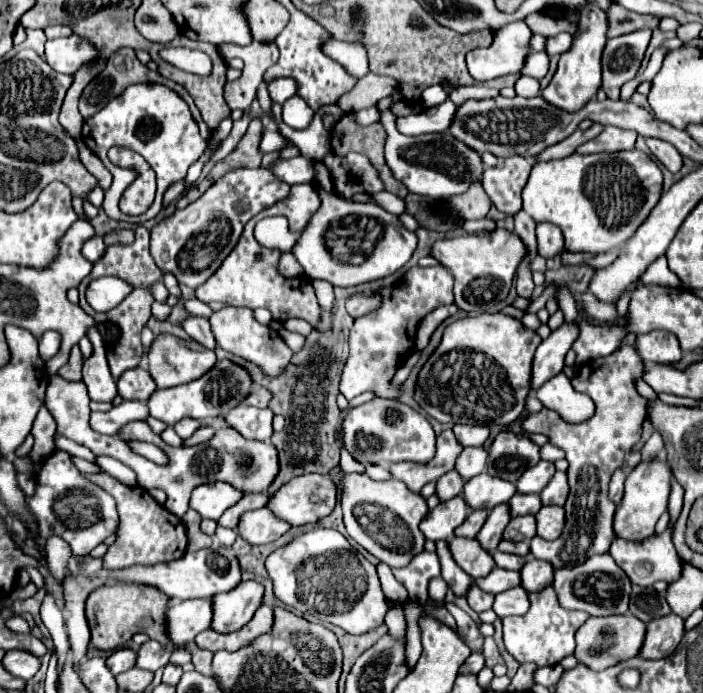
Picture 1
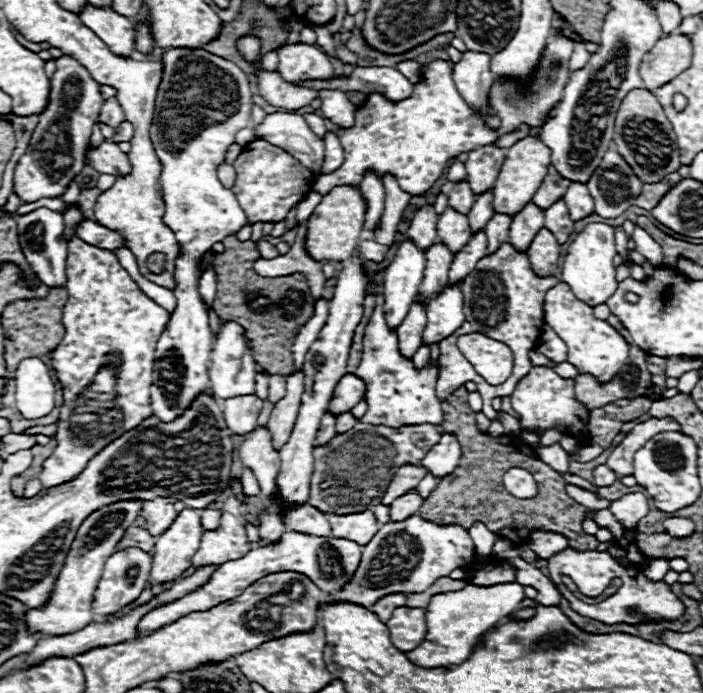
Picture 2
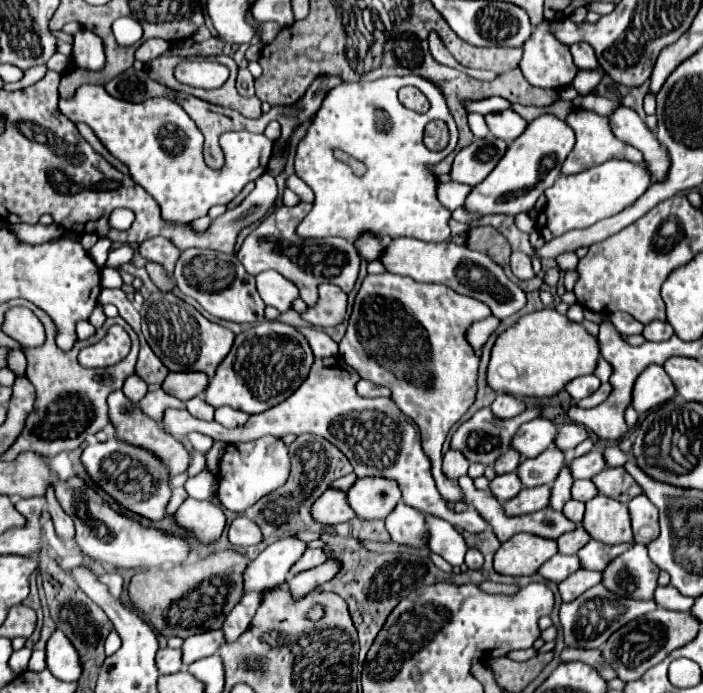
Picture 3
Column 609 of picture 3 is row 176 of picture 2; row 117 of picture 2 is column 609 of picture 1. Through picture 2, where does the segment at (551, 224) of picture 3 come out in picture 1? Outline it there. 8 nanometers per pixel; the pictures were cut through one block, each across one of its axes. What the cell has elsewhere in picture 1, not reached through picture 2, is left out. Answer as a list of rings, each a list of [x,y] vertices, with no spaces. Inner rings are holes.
[[[640,150],[628,152],[614,152],[614,154],[592,154],[580,156],[572,154],[568,158],[556,162],[542,162],[536,164],[530,172],[530,178],[522,190],[524,210],[536,220],[548,220],[562,228],[566,250],[568,252],[588,252],[588,254],[602,254],[612,248],[622,248],[628,238],[642,226],[648,218],[652,208],[658,204],[662,194],[662,172],[658,164]]]

